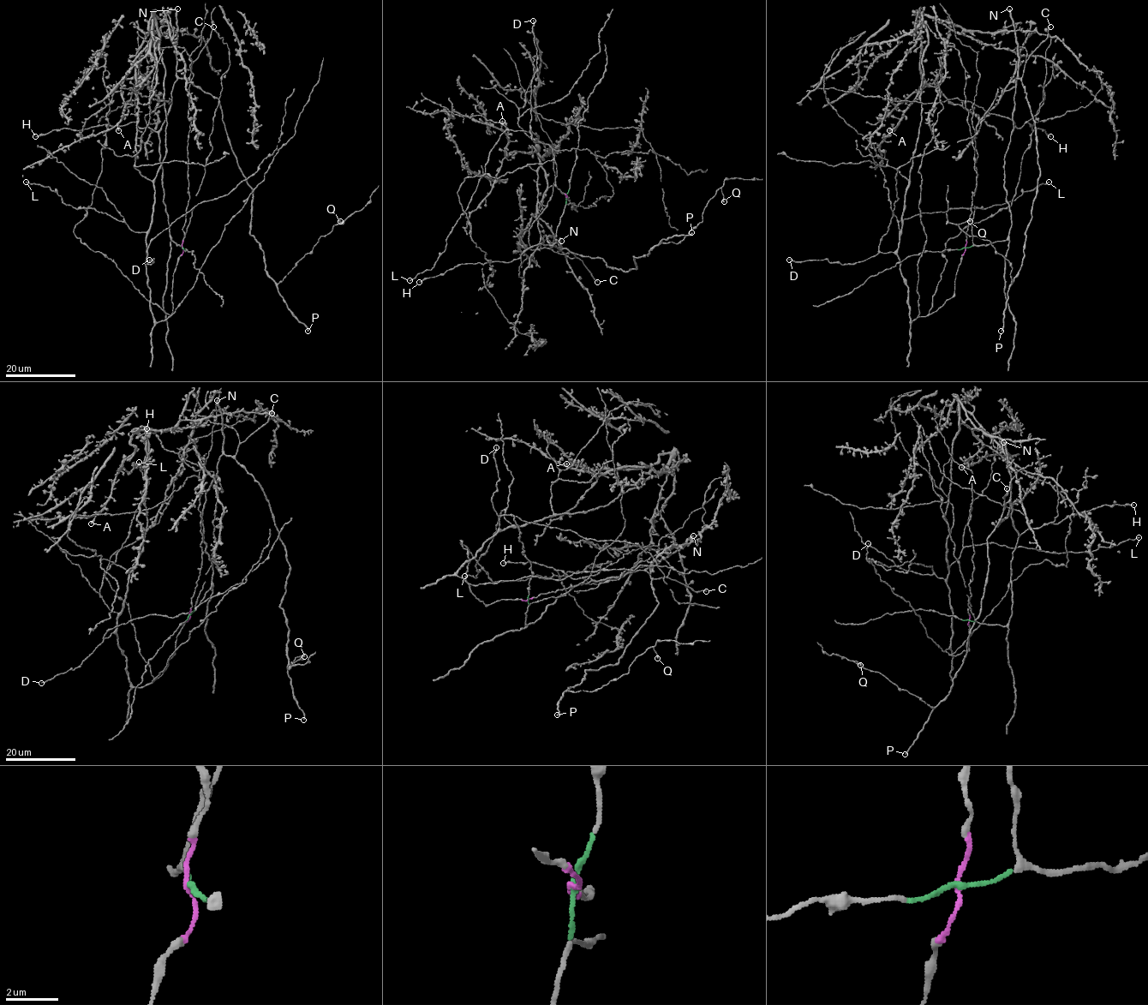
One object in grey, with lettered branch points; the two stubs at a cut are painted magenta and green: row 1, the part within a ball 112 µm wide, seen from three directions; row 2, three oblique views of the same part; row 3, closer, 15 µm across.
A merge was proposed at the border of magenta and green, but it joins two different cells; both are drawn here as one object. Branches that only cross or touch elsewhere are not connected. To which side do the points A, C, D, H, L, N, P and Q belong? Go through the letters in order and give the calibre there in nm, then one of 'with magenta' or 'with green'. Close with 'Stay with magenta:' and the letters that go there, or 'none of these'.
A: 400 nm | with magenta
C: 150 nm | with green
D: 180 nm | with magenta
H: 150 nm | with green
L: 180 nm | with magenta
N: 360 nm | with green
P: 240 nm | with green
Q: 280 nm | with green
Stay with magenta: A, D, L

